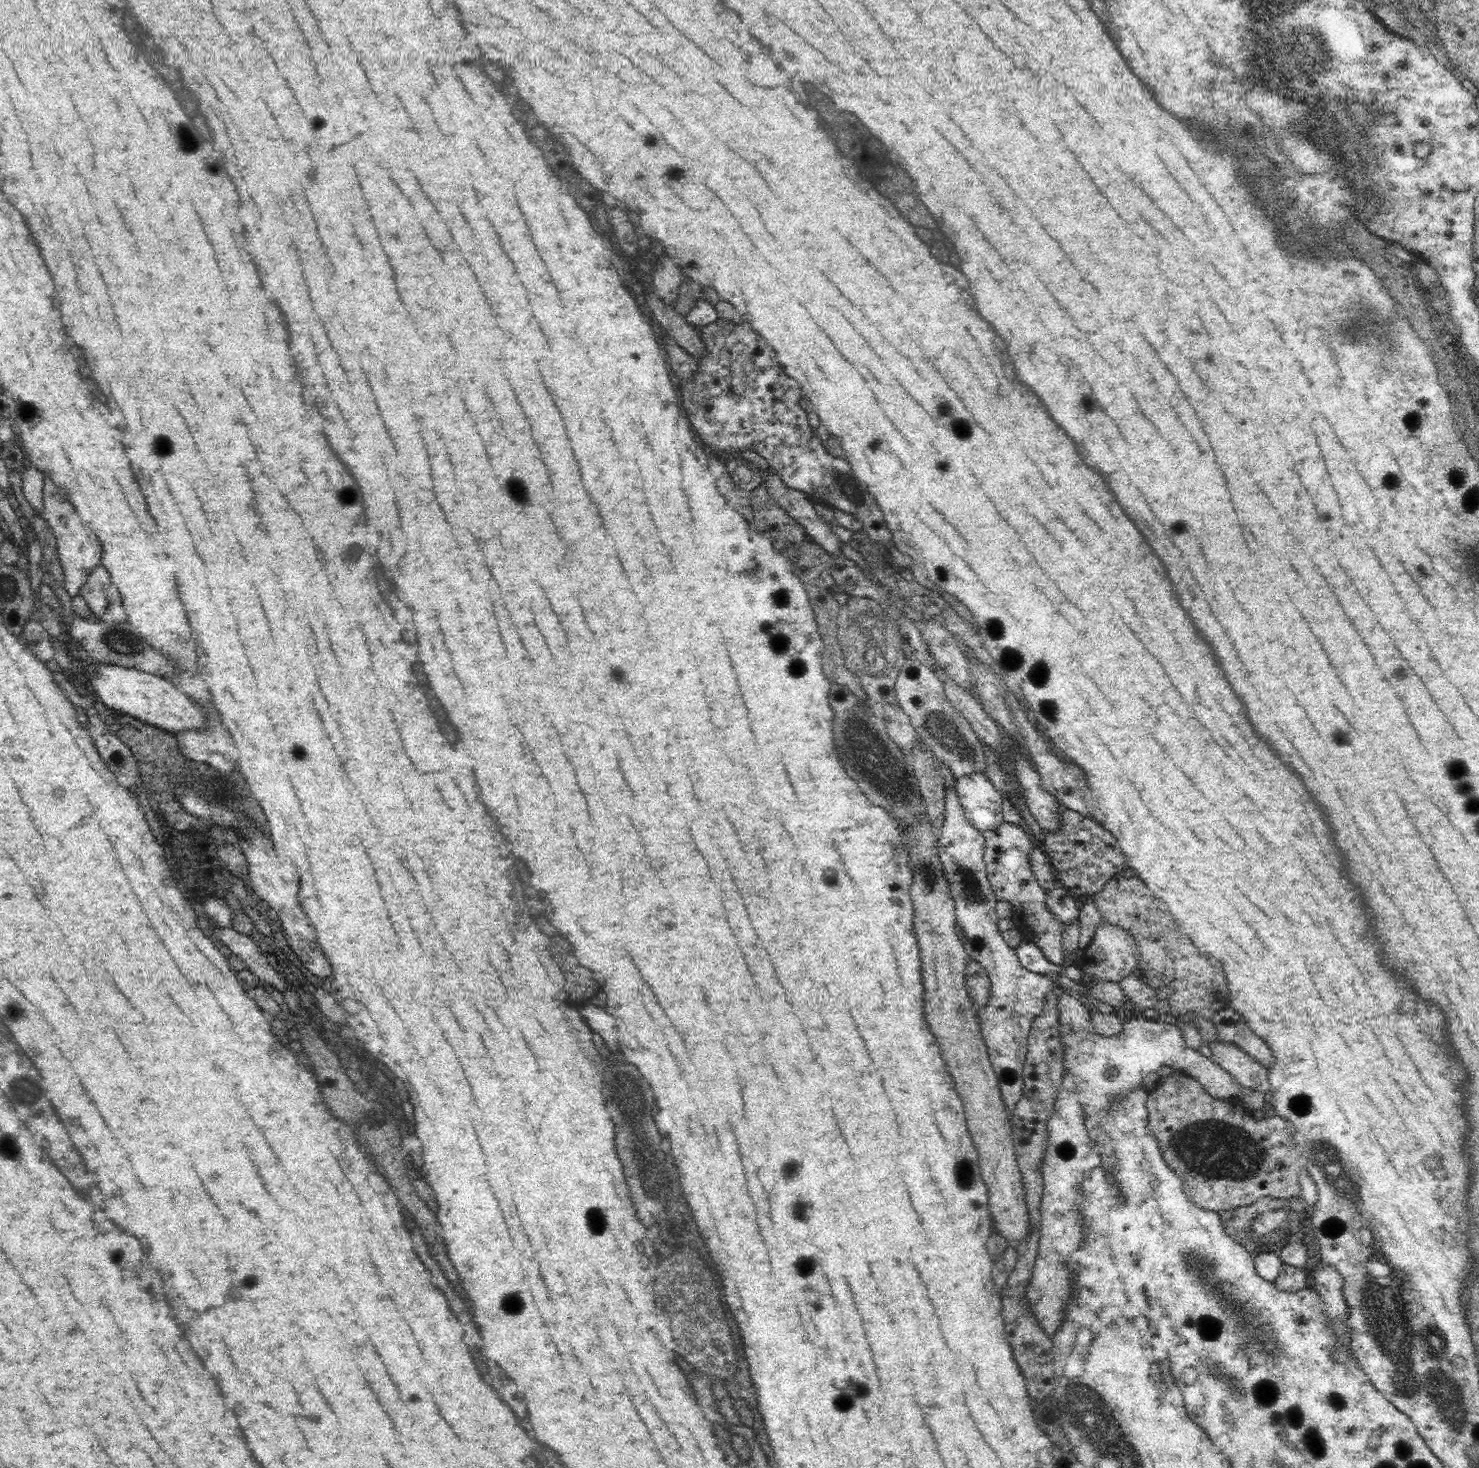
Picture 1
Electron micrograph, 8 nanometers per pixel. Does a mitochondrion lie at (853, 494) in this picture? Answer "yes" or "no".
yes

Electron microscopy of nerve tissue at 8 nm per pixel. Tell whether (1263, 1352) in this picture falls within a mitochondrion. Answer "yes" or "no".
yes

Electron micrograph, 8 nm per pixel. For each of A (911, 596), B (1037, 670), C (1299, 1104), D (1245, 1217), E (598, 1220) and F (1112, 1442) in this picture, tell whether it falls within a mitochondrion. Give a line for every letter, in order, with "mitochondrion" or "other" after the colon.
A: other
B: mitochondrion
C: mitochondrion
D: mitochondrion
E: mitochondrion
F: mitochondrion

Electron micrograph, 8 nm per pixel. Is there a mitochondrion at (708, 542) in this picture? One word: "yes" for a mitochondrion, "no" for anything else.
no

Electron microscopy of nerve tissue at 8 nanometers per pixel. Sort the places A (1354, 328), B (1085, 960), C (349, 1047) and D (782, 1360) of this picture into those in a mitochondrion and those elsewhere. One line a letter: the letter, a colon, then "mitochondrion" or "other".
A: other
B: other
C: mitochondrion
D: other

